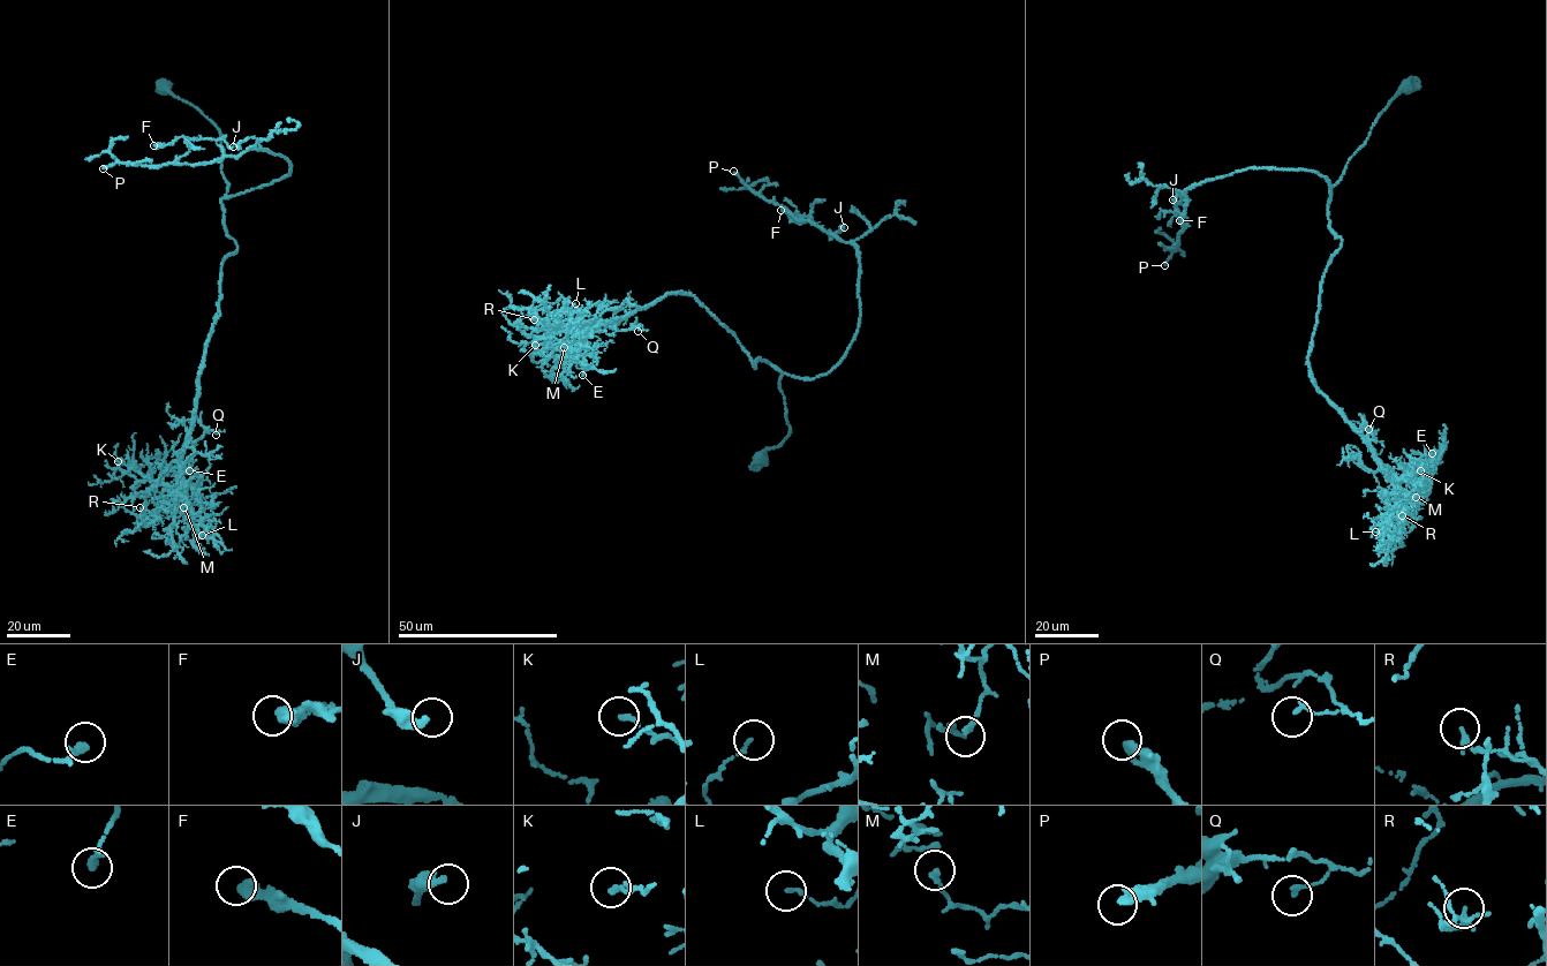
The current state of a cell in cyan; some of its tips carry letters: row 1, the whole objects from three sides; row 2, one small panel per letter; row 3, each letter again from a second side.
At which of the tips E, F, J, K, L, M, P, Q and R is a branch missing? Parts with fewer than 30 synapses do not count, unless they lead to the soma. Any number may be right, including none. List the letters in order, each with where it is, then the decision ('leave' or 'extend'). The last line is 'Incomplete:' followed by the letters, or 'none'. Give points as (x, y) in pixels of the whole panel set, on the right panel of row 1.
E: (1432, 453) | leave
F: (1179, 220) | leave
J: (1172, 200) | leave
K: (1420, 470) | leave
L: (1375, 531) | leave
M: (1416, 497) | leave
P: (1164, 265) | extend
Q: (1368, 429) | leave
R: (1402, 515) | leave
Incomplete: P

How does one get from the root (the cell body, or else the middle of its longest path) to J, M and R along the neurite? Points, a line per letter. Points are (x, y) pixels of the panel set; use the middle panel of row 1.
J: (761, 458), (790, 429), (774, 367), (801, 378), (829, 372), (857, 333), (857, 248), (830, 235), (844, 227)
M: (761, 458), (790, 431), (780, 372), (753, 367), (692, 295), (595, 323), (583, 346), (564, 347)
R: (761, 458), (790, 431), (780, 372), (759, 357), (753, 367), (692, 295), (670, 293), (581, 329), (534, 319)

